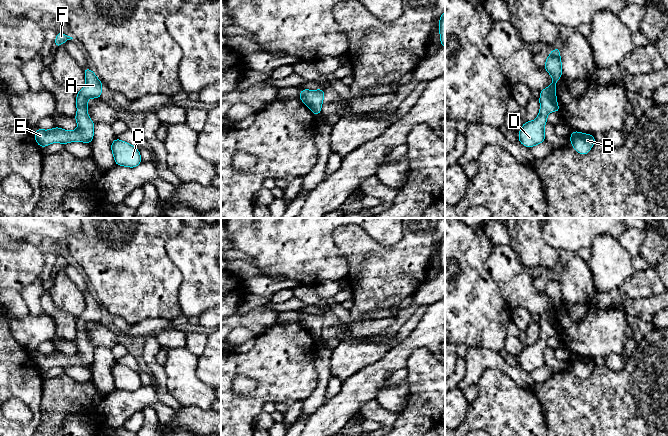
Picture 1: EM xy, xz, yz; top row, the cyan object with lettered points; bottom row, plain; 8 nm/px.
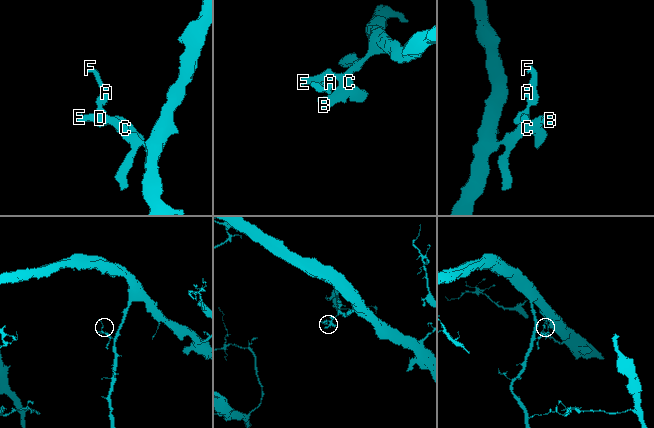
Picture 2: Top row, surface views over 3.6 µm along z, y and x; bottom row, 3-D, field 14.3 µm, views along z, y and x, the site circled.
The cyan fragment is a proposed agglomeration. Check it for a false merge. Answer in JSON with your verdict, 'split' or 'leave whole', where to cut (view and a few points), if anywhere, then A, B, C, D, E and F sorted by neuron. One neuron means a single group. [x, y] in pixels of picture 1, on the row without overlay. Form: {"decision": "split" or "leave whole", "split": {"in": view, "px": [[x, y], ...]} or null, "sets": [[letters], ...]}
{"decision": "leave whole", "split": null, "sets": [["A", "B", "C", "D", "E", "F"]]}

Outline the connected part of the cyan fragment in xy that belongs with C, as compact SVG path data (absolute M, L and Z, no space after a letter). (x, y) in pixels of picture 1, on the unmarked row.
M117 362L111 368L116 389L134 392L142 387L138 372Z

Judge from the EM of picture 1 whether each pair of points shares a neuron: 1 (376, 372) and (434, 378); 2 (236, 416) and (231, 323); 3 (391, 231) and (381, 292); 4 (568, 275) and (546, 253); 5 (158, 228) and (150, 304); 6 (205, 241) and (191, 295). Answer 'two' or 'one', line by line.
1: two
2: two
3: two
4: two
5: one
6: one

